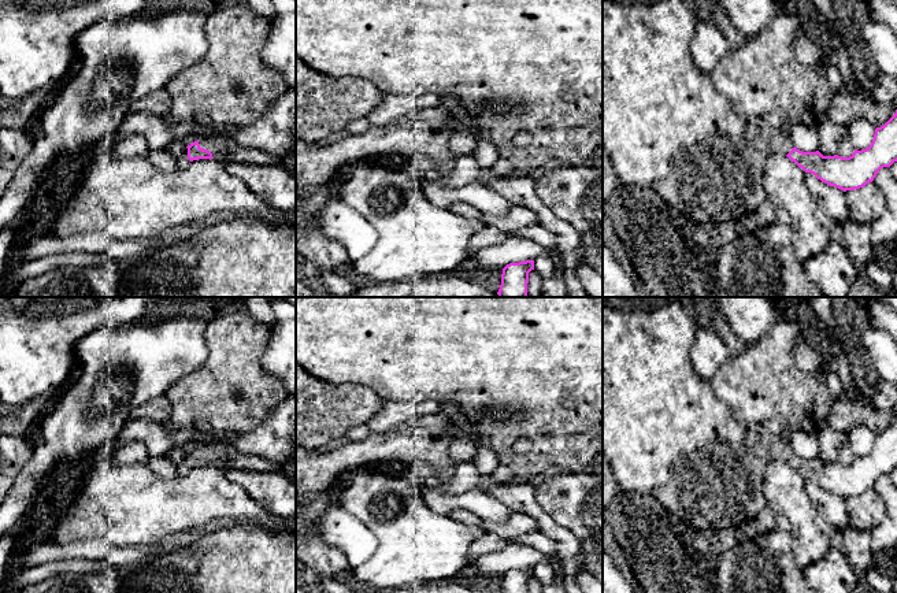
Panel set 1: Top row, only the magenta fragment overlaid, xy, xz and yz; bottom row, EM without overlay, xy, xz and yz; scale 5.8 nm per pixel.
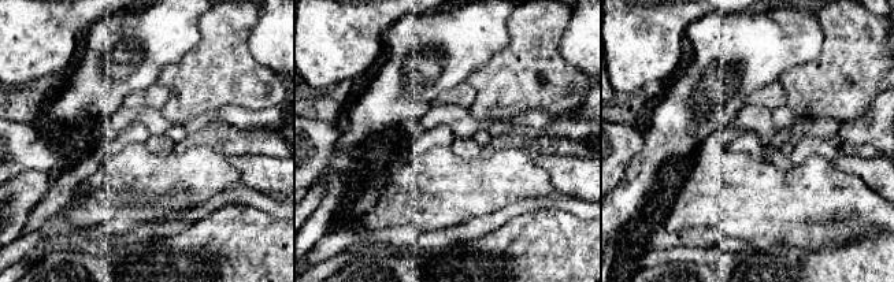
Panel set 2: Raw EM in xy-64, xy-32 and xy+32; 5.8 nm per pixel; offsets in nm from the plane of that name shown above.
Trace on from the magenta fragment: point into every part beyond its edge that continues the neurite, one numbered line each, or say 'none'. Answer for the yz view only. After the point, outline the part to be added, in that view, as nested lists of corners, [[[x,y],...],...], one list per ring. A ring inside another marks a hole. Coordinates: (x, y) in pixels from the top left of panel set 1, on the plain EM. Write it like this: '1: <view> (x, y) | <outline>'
1: yz (664, 433) | [[[675,297],[657,305],[627,308],[603,305],[603,456],[619,490],[652,494],[668,514],[700,529],[740,527],[767,505],[763,482],[771,460],[787,462],[794,451],[787,438],[774,436],[766,425],[741,423],[693,368],[690,351],[697,326]]]

